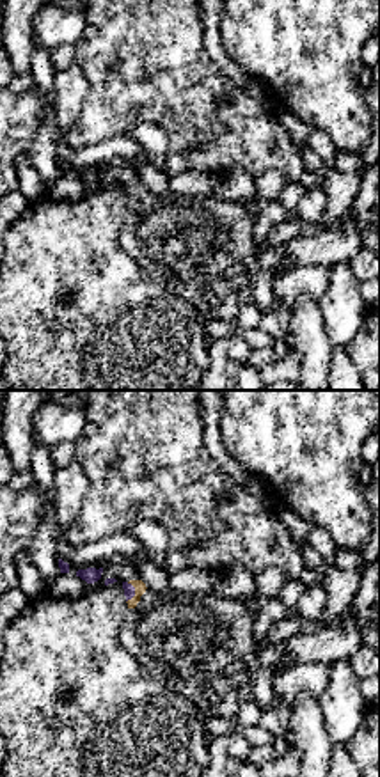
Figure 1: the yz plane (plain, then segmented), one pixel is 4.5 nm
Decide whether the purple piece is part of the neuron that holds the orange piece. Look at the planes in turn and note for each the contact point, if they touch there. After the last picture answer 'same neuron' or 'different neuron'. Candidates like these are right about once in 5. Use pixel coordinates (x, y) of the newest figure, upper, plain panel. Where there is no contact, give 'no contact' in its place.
contact (135, 196)

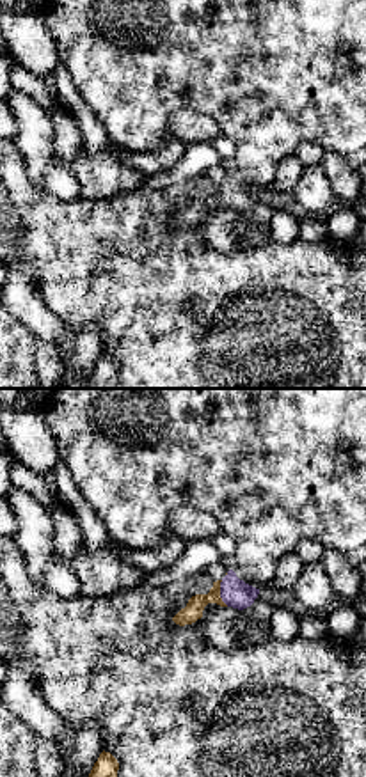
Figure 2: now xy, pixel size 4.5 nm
contact (219, 196)

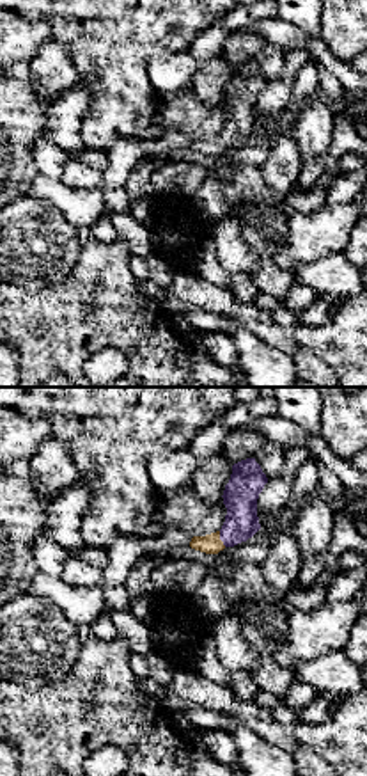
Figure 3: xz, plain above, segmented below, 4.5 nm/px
contact (218, 141)

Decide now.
same neuron

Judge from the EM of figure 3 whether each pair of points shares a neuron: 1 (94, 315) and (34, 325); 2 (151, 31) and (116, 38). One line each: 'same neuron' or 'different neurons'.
1: same neuron
2: same neuron

